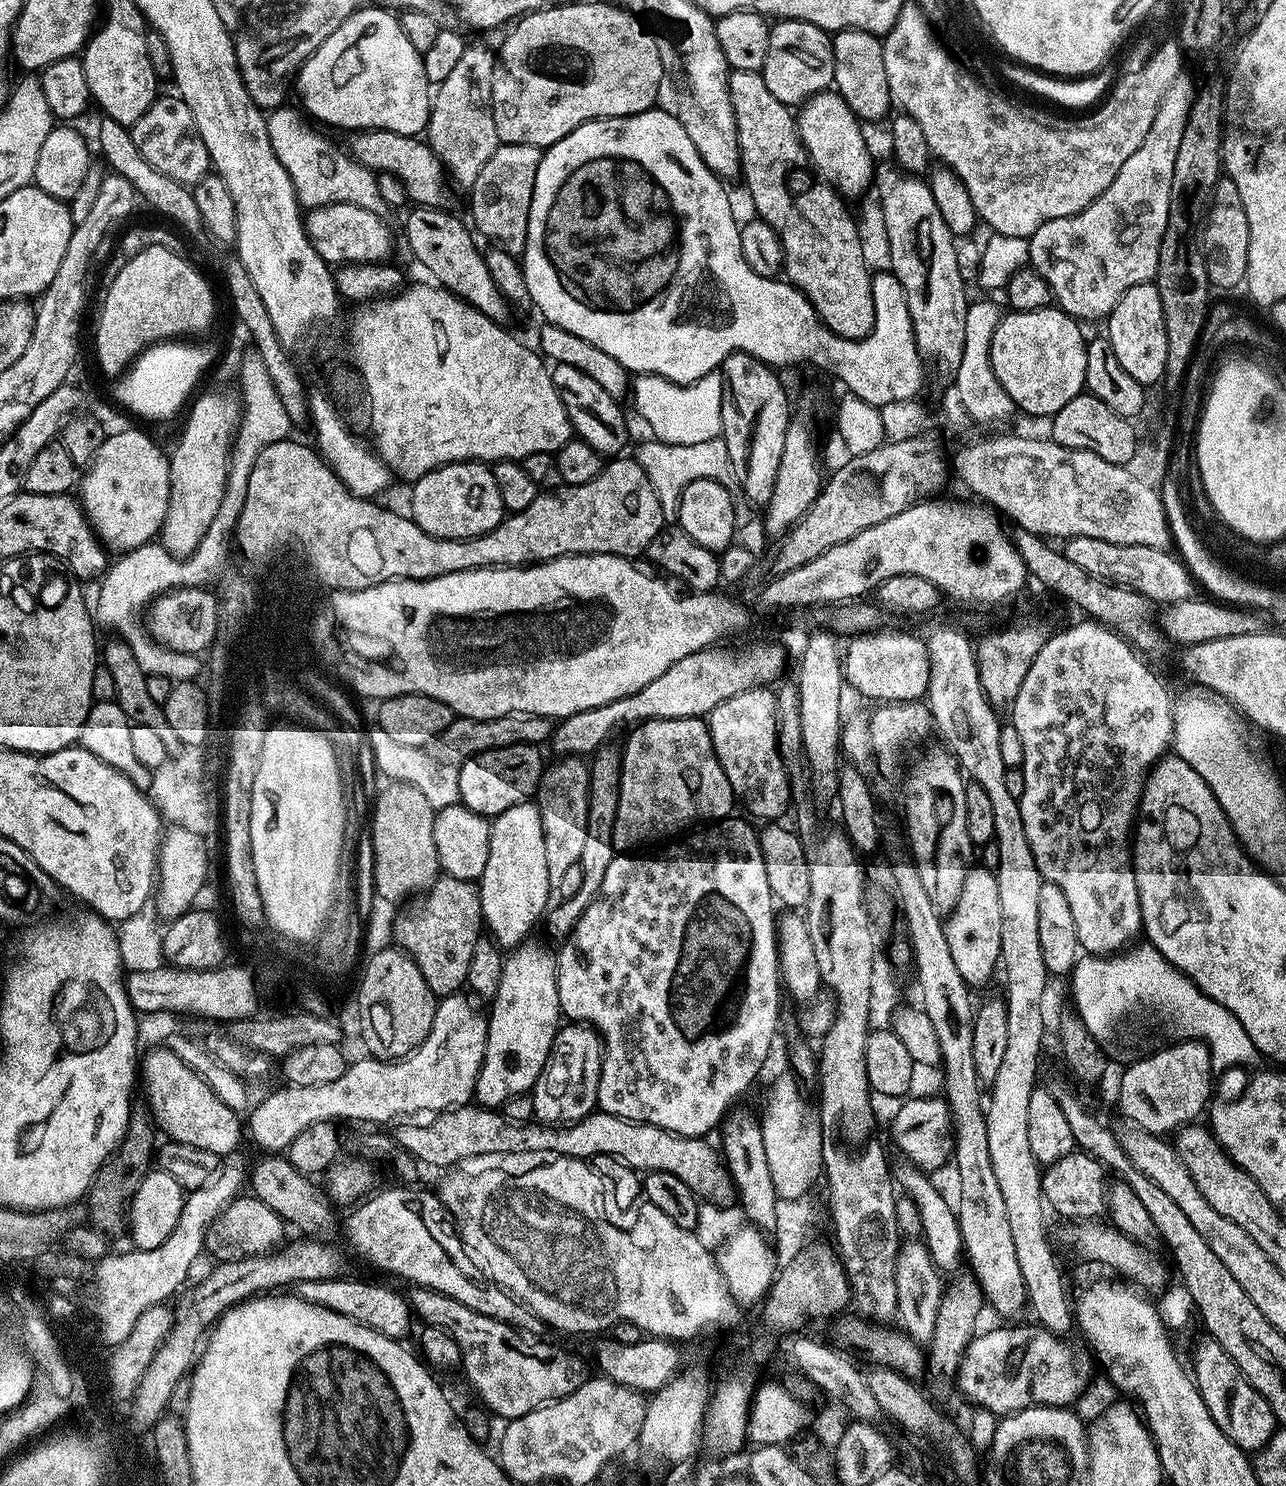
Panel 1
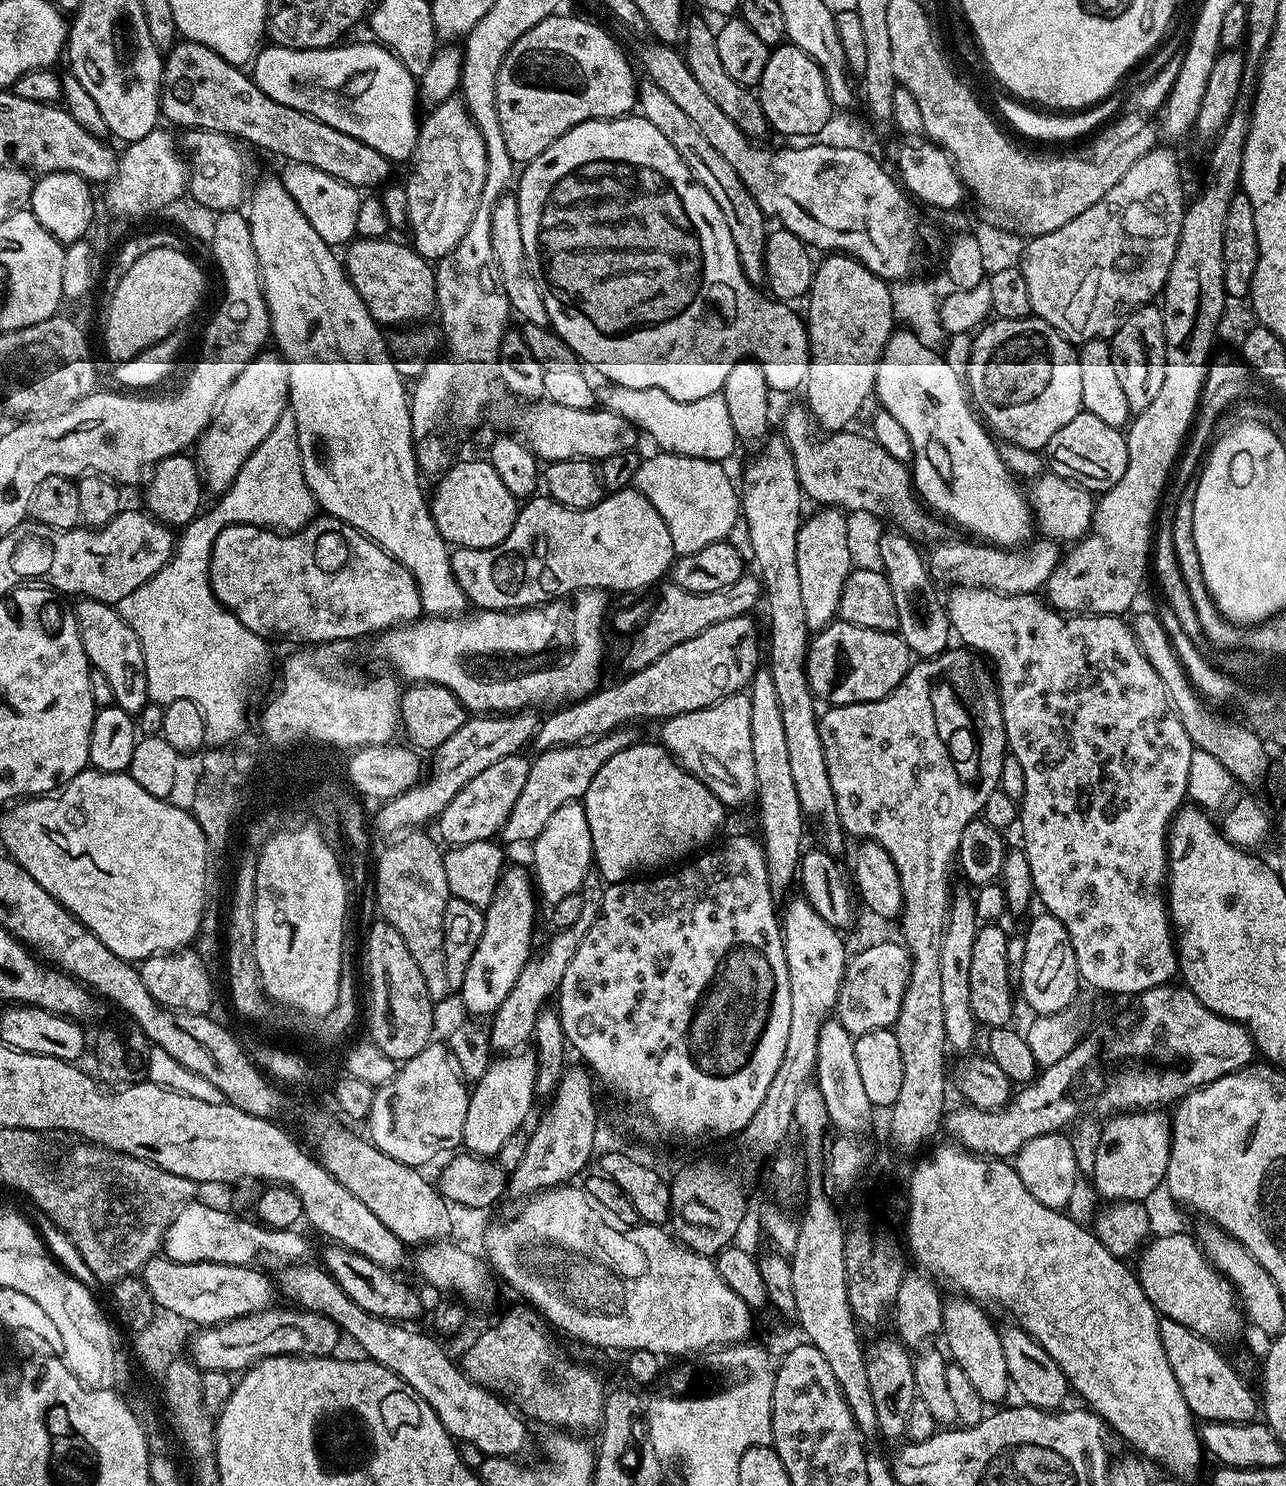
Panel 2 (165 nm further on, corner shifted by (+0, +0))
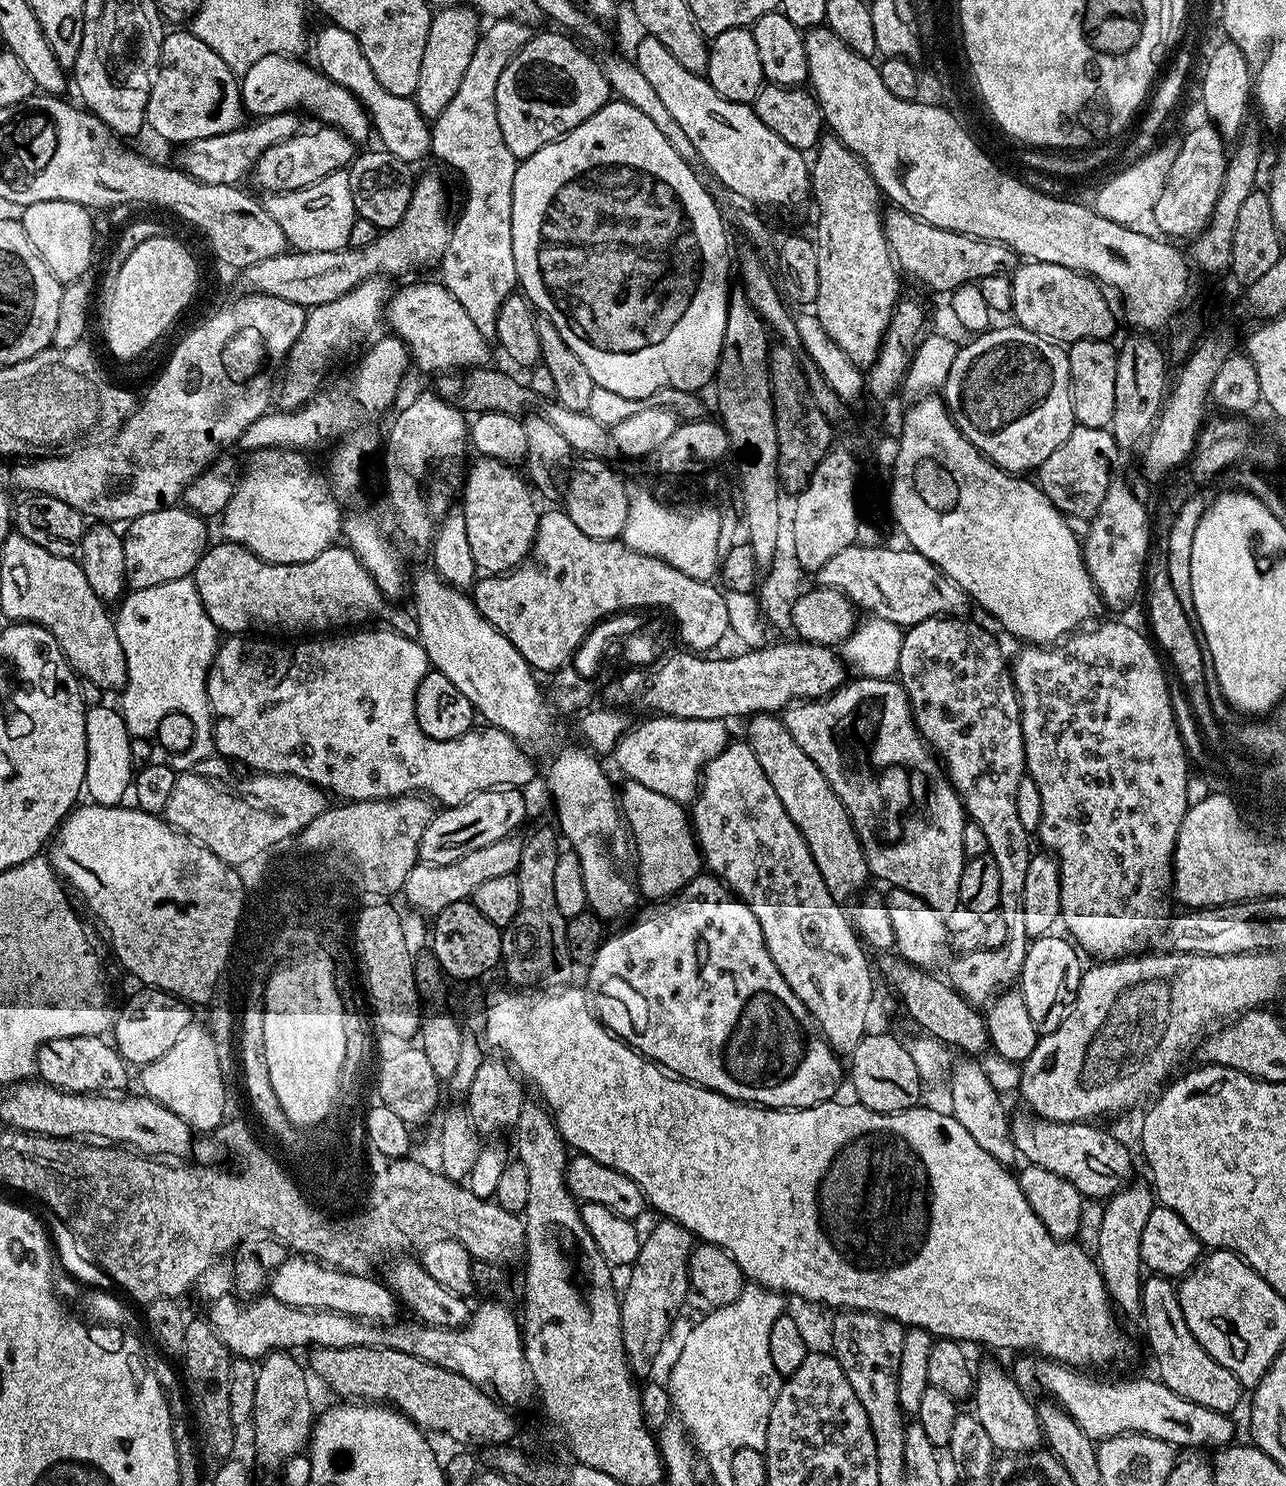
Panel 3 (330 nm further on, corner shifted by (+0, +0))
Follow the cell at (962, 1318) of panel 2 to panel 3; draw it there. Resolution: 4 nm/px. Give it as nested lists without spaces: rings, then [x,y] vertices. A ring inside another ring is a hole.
[[[992,1360],[986,1361],[981,1368],[979,1365],[974,1375],[974,1415],[986,1433],[990,1434],[994,1448],[1004,1454],[1027,1454],[1039,1449],[1042,1444],[1042,1433],[1036,1417],[1036,1404],[1028,1401],[1028,1396],[1024,1393],[1027,1391],[1017,1384],[1015,1375]]]

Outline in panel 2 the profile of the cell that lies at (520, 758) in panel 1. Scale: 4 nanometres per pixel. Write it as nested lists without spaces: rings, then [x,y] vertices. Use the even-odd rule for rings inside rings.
[[[520,754],[502,758],[502,762],[486,766],[486,770],[482,770],[476,778],[470,778],[470,782],[462,786],[460,793],[444,807],[438,817],[439,839],[445,845],[491,840],[503,829],[510,810],[514,810],[514,802],[518,802],[518,794],[522,794],[522,786],[526,786],[529,761],[523,760],[524,758]]]

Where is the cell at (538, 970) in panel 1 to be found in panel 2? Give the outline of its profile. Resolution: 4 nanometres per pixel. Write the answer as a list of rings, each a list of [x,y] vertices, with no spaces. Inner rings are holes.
[[[498,1058],[486,1074],[475,1081],[469,1093],[466,1122],[463,1124],[463,1145],[473,1155],[487,1158],[499,1155],[502,1146],[513,1139],[536,1102],[536,1068],[520,1058]]]

